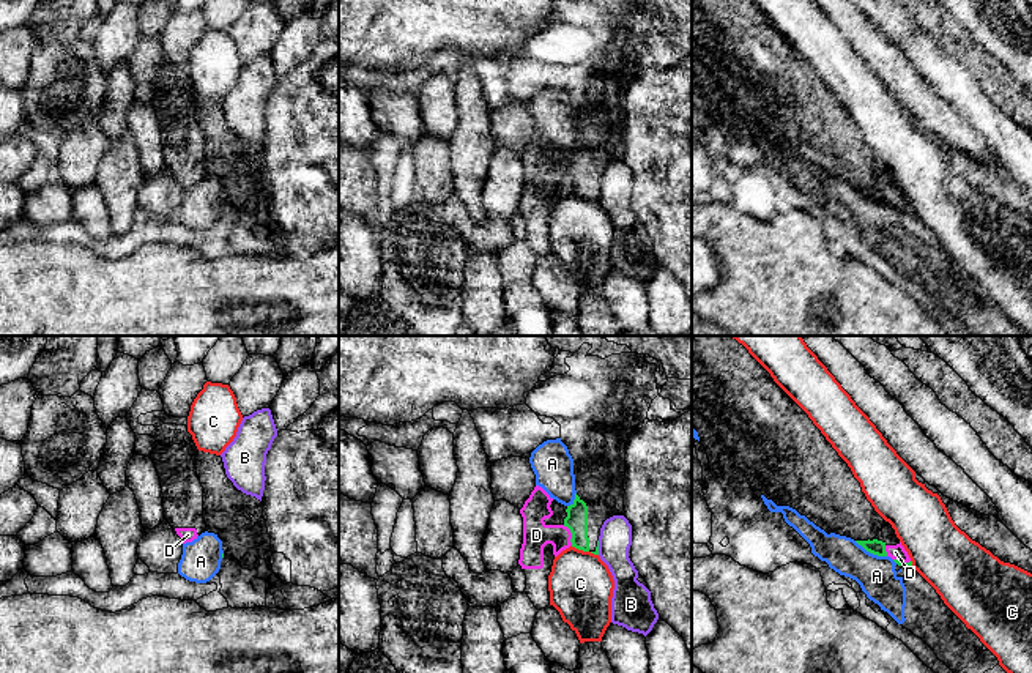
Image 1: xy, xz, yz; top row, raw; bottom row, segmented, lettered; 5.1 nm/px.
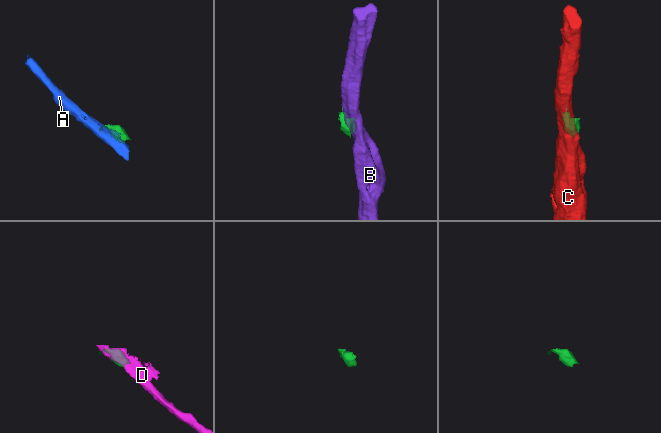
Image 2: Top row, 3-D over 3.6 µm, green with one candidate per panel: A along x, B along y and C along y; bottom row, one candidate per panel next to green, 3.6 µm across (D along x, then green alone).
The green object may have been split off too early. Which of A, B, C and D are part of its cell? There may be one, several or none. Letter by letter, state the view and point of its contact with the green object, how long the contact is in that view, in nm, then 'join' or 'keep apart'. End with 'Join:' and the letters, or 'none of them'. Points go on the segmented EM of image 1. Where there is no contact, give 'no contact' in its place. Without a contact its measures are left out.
A: contact yz (870, 552); length 190 nm; keep apart
B: contact xz (597, 547); length 70 nm; keep apart
C: contact xz (585, 550); length 150 nm; keep apart
D: contact xz (572, 535); length 120 nm; keep apart
Join: none of them

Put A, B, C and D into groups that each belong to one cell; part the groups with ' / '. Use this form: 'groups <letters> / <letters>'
groups A / B / C / D

